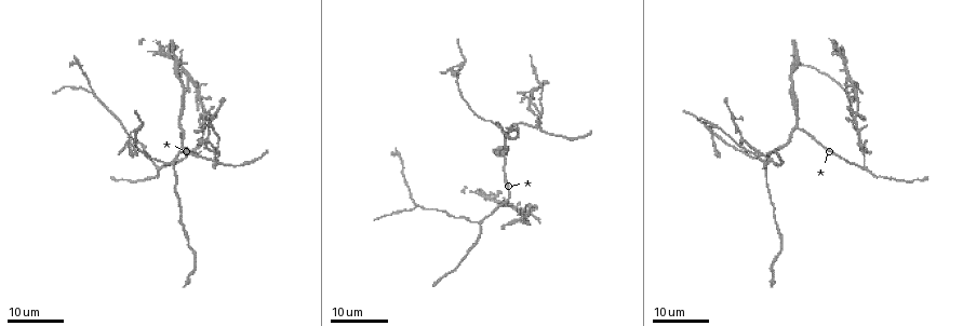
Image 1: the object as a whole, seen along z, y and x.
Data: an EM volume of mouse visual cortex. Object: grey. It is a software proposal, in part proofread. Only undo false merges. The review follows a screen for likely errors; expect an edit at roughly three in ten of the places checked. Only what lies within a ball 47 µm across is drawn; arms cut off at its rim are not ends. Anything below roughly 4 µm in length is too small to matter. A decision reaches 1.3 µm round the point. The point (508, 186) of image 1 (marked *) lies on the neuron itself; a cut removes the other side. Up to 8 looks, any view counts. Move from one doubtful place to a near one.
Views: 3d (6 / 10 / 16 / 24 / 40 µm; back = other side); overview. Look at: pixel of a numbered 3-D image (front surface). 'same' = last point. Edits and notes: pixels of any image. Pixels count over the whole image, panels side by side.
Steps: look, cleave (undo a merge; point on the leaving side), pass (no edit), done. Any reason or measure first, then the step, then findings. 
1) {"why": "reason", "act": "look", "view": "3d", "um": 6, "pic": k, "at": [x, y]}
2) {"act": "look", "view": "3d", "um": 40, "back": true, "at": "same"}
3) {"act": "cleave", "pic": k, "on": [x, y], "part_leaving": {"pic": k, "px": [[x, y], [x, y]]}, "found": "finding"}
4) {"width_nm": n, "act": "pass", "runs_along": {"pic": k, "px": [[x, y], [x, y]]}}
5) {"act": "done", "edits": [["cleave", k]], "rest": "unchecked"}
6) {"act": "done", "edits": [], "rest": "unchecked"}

{"why": "three-way junction", "act": "look", "view": "3d", "um": 16, "pic": 1, "at": [795, 124]}

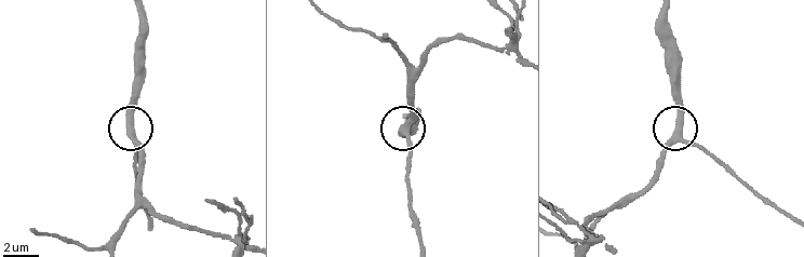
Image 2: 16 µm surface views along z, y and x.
{"act": "look", "view": "3d", "um": 6, "pic": 2, "at": [129, 128]}

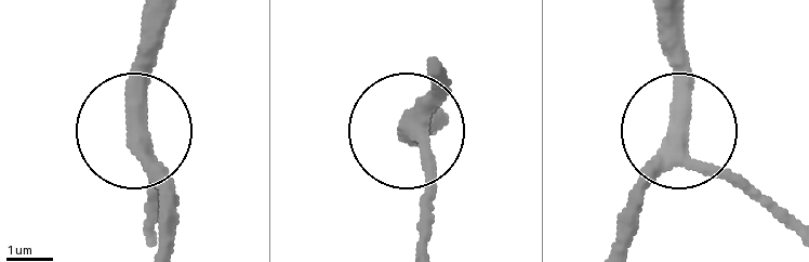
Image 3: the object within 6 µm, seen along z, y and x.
{"width_nm": 330, "act": "pass", "runs_along": {"pic": 3, "px": [[790, 228], [680, 143], [673, 14]]}, "found": "one neuron here"}

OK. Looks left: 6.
{"why": "a fork", "act": "look", "view": "3d", "um": 16, "pic": 1, "at": [184, 149]}

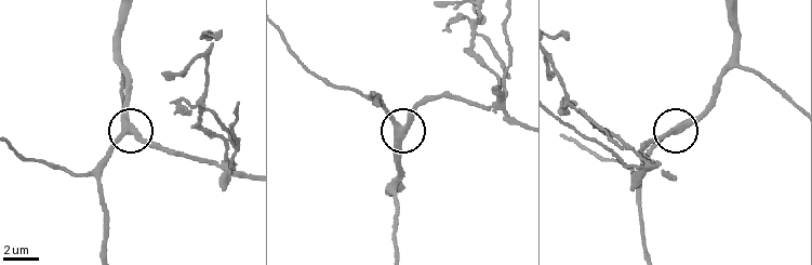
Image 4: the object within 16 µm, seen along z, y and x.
{"act": "look", "view": "3d", "um": 10, "pic": 4, "at": [399, 125]}

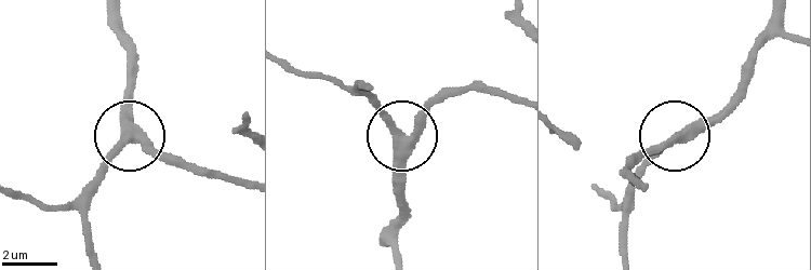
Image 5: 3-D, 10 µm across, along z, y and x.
{"side_arm_um": 24, "act": "pass", "runs_along": {"pic": 5, "px": [[395, 250], [404, 138], [449, 92]]}, "found": "continuous, no second neuron"}

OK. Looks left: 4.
{"why": "branch point", "act": "look", "view": "3d", "um": 16, "pic": 1, "at": [866, 167]}

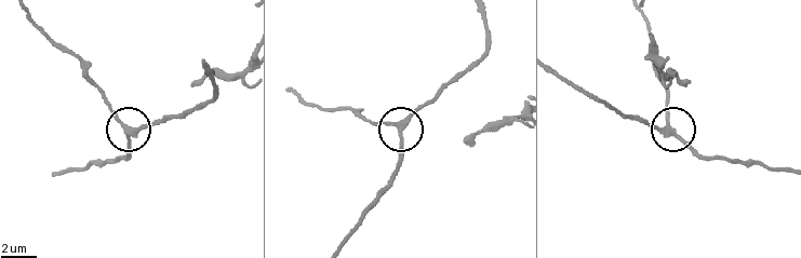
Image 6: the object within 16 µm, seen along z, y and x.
{"act": "look", "view": "3d", "um": 10, "pic": 6, "at": [669, 127]}

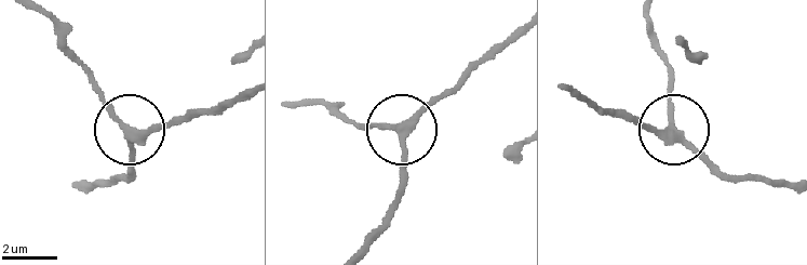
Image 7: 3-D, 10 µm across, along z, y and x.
{"width_nm": 260, "act": "pass", "found": "all the same neuron"}

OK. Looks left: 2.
{"why": "three arms meet", "act": "look", "view": "3d", "um": 16, "pic": 1, "at": [417, 205]}

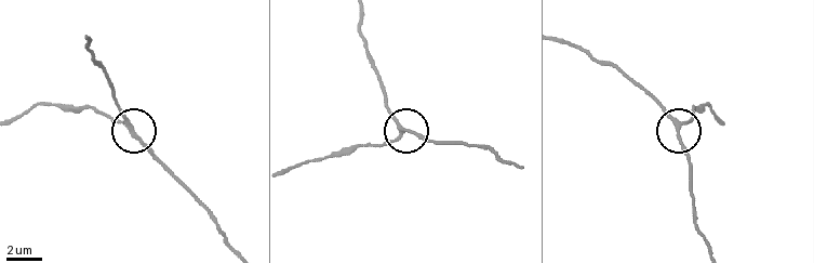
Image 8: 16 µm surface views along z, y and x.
{"act": "look", "view": "3d", "um": 10, "pic": 8, "at": [679, 125]}

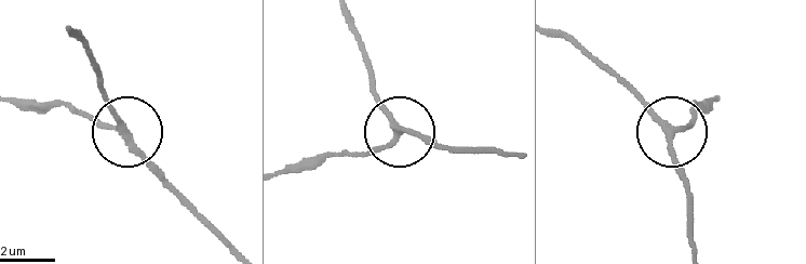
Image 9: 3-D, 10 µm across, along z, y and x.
{"width_nm": 200, "act": "pass", "runs_along": {"pic": 9, "px": [[228, 243], [131, 140], [70, 111]]}, "found": "continuous, no second neuron"}

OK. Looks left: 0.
{"act": "done", "edits": [], "rest": "unchecked"}

